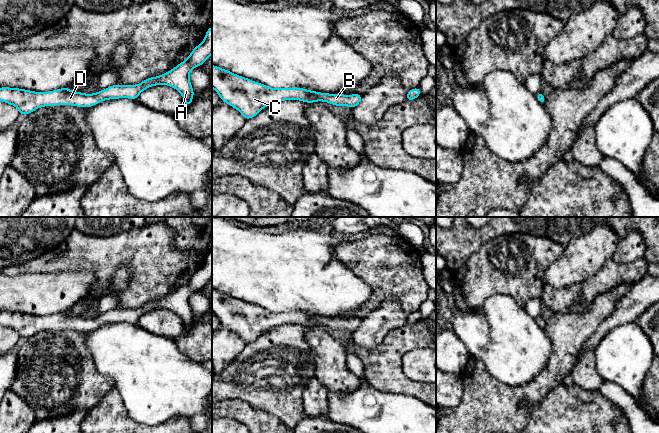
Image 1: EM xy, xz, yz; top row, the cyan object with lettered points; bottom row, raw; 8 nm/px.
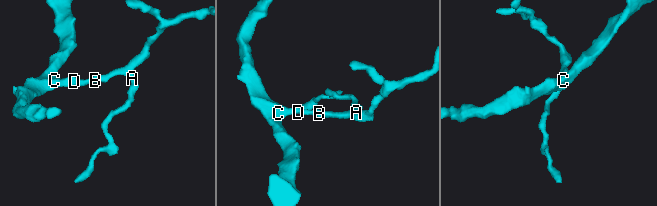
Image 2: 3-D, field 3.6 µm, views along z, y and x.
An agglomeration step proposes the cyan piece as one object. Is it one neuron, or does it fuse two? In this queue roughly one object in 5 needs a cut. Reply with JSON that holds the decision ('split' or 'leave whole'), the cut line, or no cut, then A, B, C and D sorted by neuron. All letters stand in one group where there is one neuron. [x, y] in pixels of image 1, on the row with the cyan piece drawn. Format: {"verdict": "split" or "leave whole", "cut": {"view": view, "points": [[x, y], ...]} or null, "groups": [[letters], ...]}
{"verdict": "leave whole", "cut": null, "groups": [["A", "B", "C", "D"]]}

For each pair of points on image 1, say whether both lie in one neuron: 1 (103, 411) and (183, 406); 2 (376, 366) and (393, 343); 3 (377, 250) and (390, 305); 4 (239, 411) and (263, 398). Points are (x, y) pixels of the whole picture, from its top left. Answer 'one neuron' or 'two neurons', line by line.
1: two neurons
2: one neuron
3: two neurons
4: two neurons

